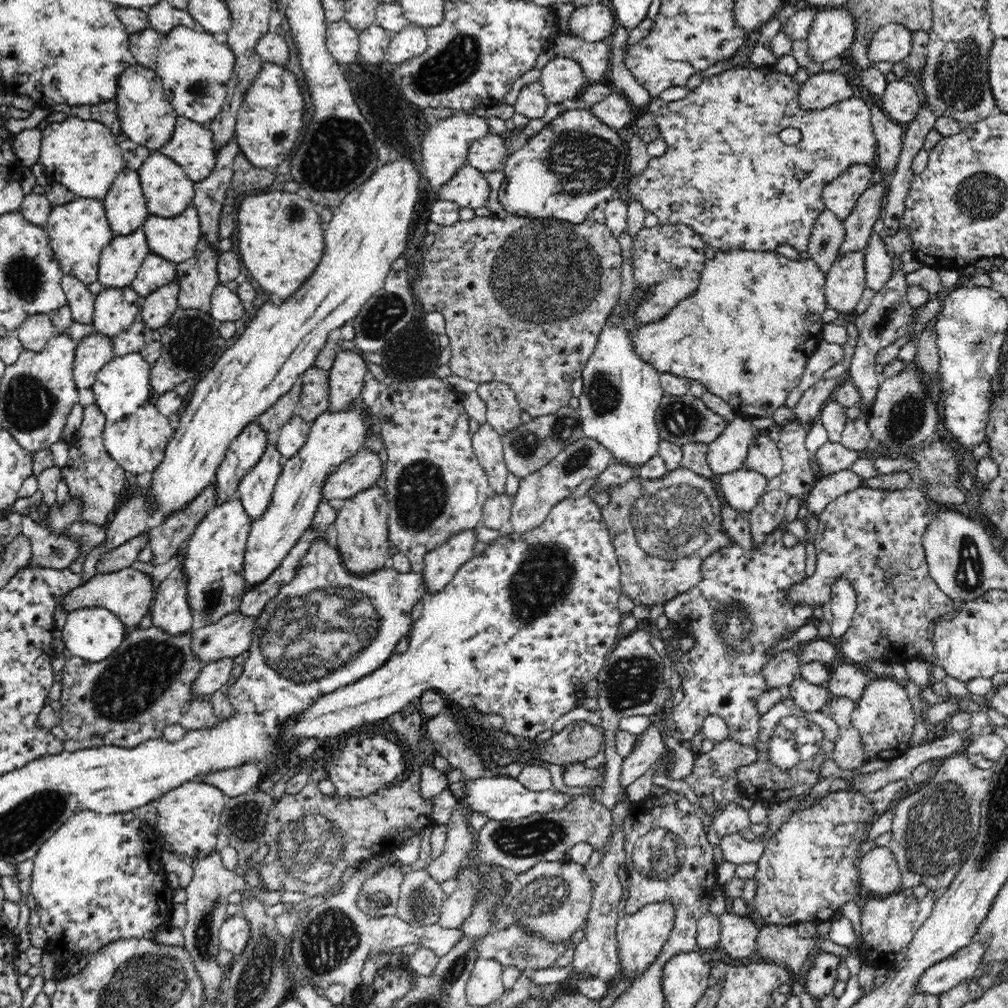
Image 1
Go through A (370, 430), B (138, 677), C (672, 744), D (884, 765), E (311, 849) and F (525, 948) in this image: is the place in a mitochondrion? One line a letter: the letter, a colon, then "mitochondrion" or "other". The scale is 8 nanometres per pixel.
A: other
B: mitochondrion
C: other
D: other
E: mitochondrion
F: mitochondrion

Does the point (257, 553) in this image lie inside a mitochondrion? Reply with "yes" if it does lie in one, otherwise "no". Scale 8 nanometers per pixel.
no

